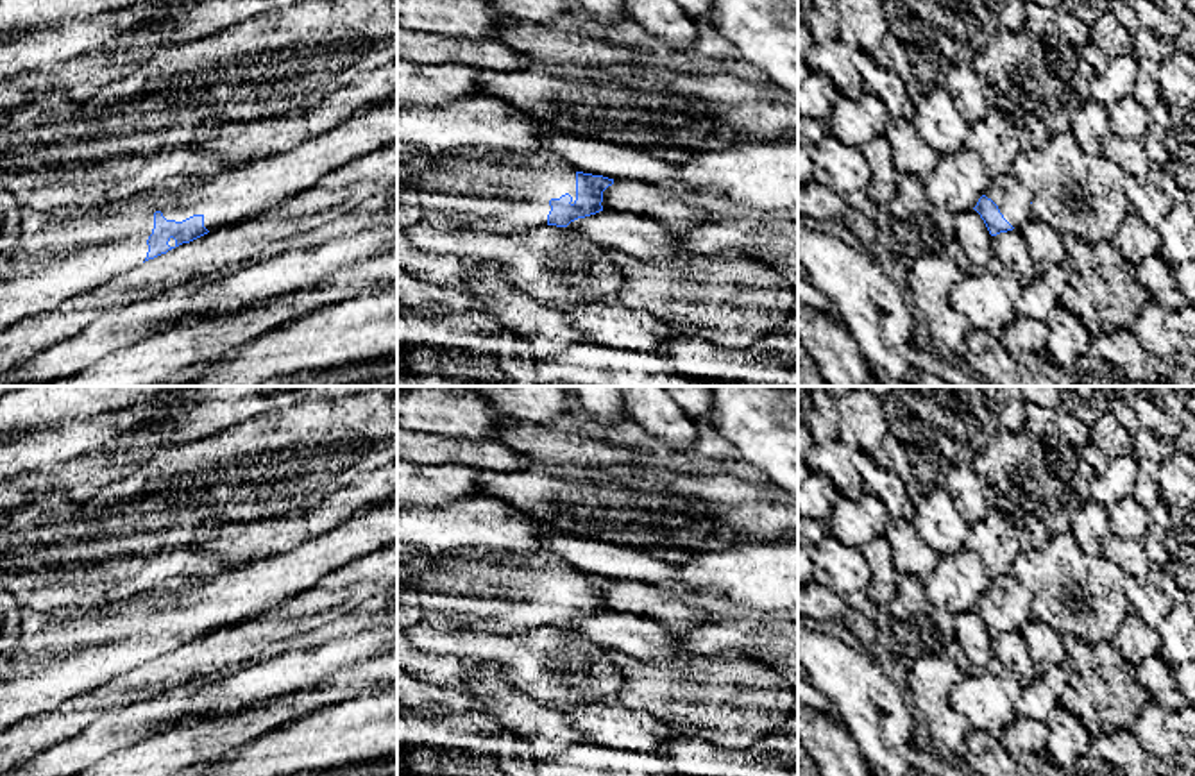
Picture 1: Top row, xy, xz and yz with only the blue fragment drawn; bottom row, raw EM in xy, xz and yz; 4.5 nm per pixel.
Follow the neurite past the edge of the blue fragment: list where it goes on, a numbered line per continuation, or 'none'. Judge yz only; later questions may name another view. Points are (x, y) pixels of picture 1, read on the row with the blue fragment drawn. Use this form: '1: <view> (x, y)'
1: yz (1017, 210)

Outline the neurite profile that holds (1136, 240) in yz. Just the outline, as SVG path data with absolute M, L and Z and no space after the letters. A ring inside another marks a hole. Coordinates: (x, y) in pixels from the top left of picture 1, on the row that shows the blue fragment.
M1129 213L1113 238L1113 243L1118 247L1125 261L1136 266L1147 257L1159 254L1161 236L1136 213Z

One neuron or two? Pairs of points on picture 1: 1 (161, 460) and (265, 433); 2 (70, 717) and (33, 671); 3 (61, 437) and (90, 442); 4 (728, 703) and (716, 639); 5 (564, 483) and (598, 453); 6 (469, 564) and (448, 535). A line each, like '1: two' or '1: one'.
1: one
2: two
3: one
4: two
5: two
6: two

